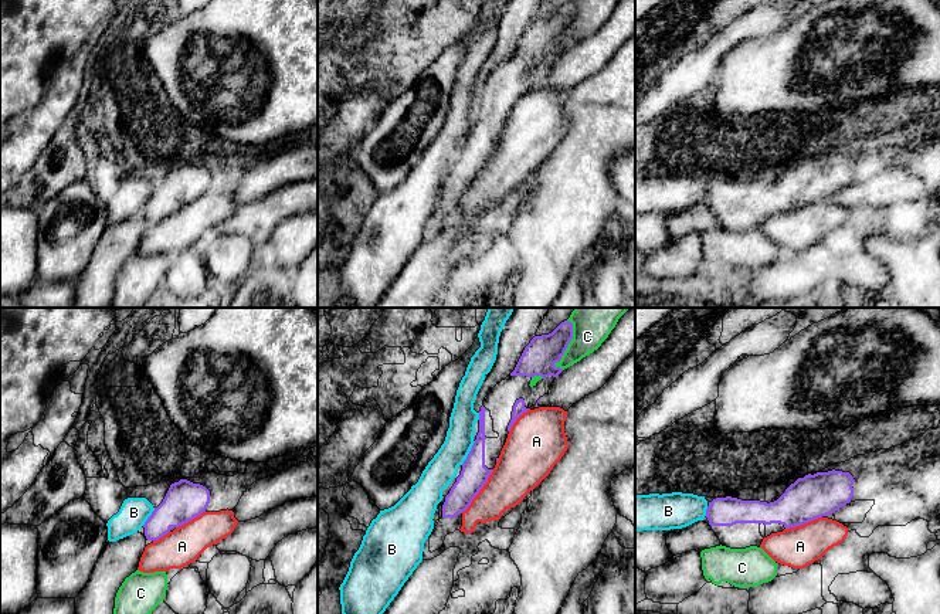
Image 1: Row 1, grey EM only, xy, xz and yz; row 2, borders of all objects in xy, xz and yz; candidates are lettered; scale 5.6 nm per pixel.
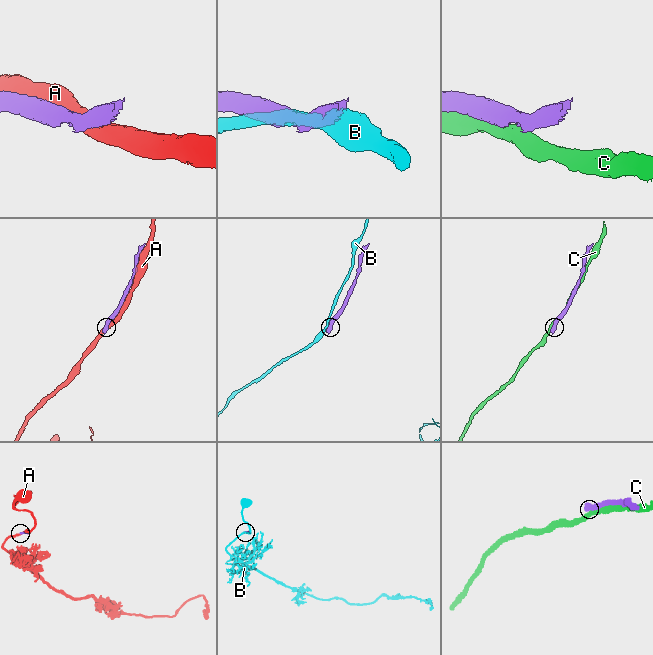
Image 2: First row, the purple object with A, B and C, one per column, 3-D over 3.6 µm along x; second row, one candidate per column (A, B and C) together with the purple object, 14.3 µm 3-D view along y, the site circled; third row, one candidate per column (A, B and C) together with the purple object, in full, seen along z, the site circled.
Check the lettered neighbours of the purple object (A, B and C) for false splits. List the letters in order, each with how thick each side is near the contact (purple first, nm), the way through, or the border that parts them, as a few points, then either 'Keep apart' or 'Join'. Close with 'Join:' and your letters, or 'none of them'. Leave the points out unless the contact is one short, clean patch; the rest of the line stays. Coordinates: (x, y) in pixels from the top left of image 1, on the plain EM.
A: Thickness 160 nm (purple) against 260 nm. Keep apart
B: Thickness 160 nm (purple) against 170 nm. Keep apart
C: Thickness 190 nm (purple) against 180 nm. Keep apart
Join: none of them

